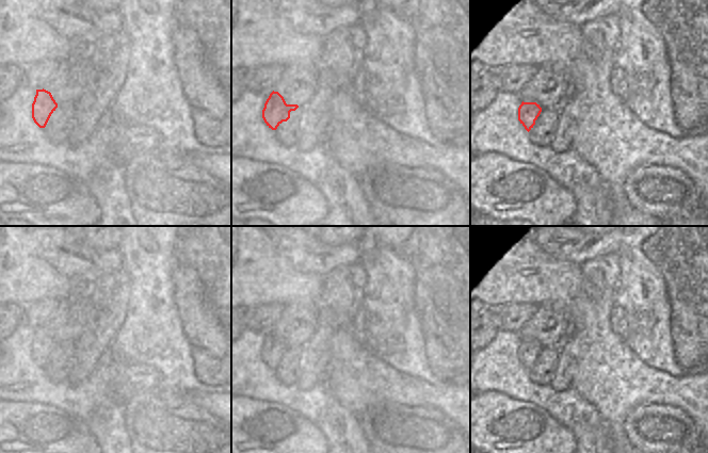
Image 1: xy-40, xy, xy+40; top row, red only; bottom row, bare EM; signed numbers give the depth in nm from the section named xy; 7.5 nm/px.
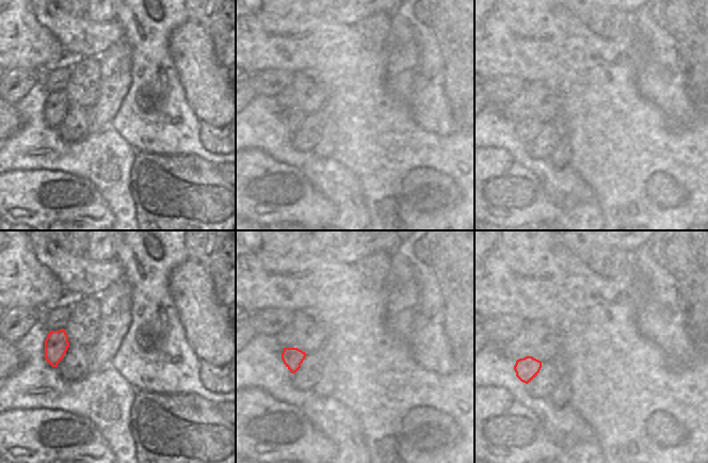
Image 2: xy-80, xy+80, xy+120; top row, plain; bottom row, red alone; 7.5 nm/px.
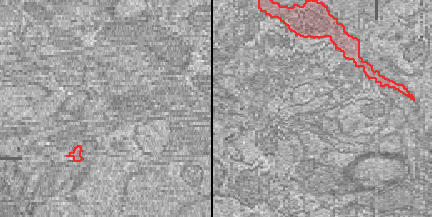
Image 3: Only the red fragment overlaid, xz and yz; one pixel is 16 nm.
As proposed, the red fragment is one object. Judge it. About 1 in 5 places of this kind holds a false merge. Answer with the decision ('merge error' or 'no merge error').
no merge error

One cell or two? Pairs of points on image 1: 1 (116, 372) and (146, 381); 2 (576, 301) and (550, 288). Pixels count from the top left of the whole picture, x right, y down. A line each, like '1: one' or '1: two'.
1: one
2: one

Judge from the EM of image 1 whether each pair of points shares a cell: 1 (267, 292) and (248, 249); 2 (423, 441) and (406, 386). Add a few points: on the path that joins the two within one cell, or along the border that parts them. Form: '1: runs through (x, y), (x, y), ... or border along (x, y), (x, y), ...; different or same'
1: runs through (262, 281), (262, 278), (257, 273), (255, 260); same
2: border along (387, 400), (393, 403), (433, 406), (436, 409); different

